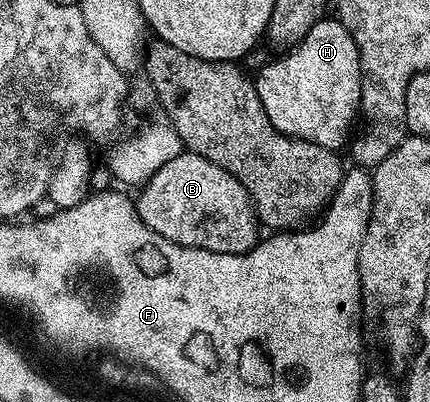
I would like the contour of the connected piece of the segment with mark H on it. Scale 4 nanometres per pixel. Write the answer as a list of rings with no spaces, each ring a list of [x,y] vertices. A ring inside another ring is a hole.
[[[324,19],[286,52],[284,57],[269,62],[253,77],[265,115],[269,115],[277,131],[312,141],[326,149],[342,150],[342,145],[344,148],[348,144],[349,134],[361,113],[359,100],[363,68],[353,35],[338,19]]]

